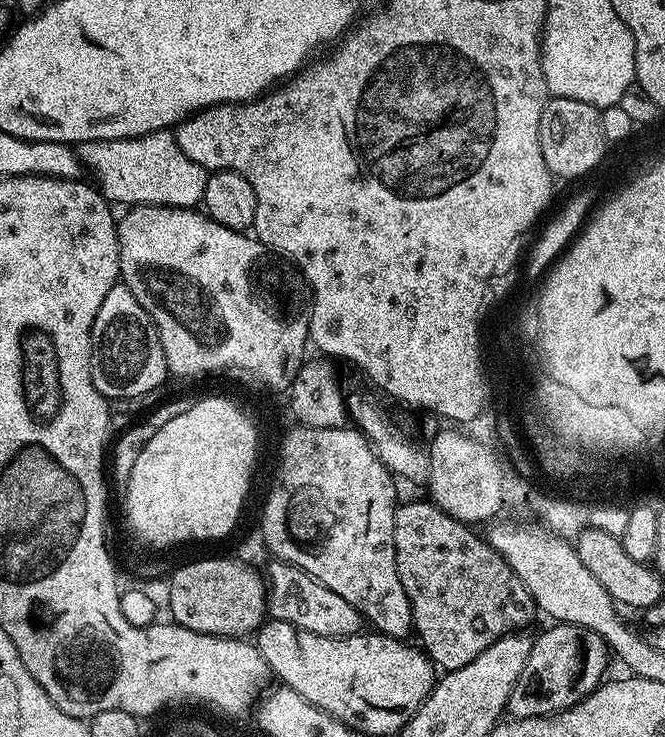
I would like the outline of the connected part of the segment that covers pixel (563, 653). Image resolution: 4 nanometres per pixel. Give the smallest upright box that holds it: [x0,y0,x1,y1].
[506,622,610,720]

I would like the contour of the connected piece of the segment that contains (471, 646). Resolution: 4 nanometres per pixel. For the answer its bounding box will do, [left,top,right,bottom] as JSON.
[394,500,538,672]

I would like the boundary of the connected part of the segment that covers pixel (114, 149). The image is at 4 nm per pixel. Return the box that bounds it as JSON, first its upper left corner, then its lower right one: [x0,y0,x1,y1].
[78,130,210,209]

